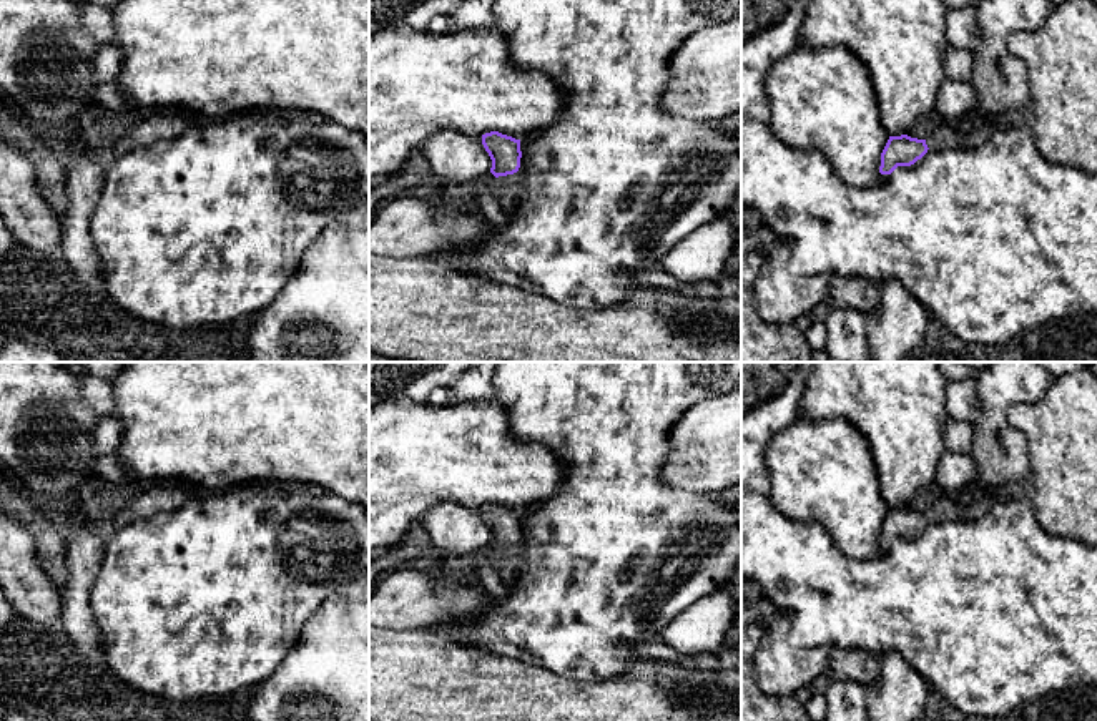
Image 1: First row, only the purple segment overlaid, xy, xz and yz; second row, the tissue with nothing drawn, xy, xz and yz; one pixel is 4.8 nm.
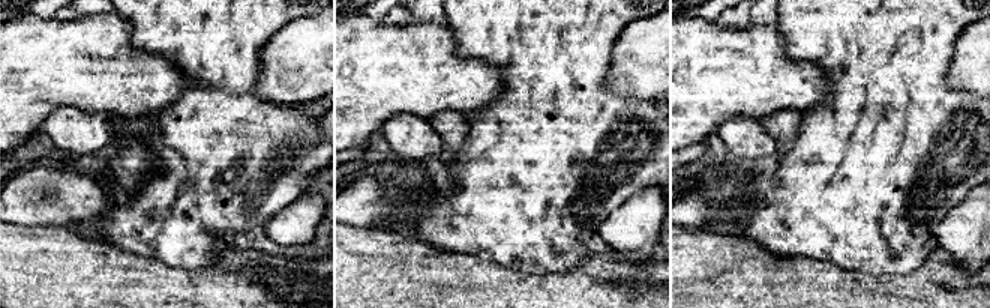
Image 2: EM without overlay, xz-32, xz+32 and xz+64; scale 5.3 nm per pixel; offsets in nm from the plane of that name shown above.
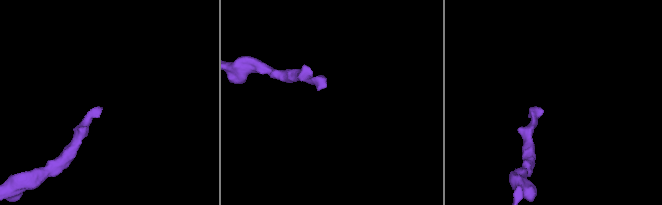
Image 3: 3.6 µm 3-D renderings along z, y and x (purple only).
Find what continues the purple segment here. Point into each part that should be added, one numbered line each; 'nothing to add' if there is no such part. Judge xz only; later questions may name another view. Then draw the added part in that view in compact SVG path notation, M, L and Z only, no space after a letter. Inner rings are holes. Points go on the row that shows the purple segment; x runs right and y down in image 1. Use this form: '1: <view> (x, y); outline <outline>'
1: xz (506, 188); outline M519 171L514 174L499 176L490 183L490 189L502 209L507 214L512 214L515 211L517 196L522 191L522 176Z

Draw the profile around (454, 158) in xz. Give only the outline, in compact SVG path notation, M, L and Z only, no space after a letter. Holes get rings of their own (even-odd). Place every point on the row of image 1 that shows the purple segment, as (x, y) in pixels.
M442 130L430 135L417 151L429 163L434 179L447 184L482 178L492 168L482 136Z

